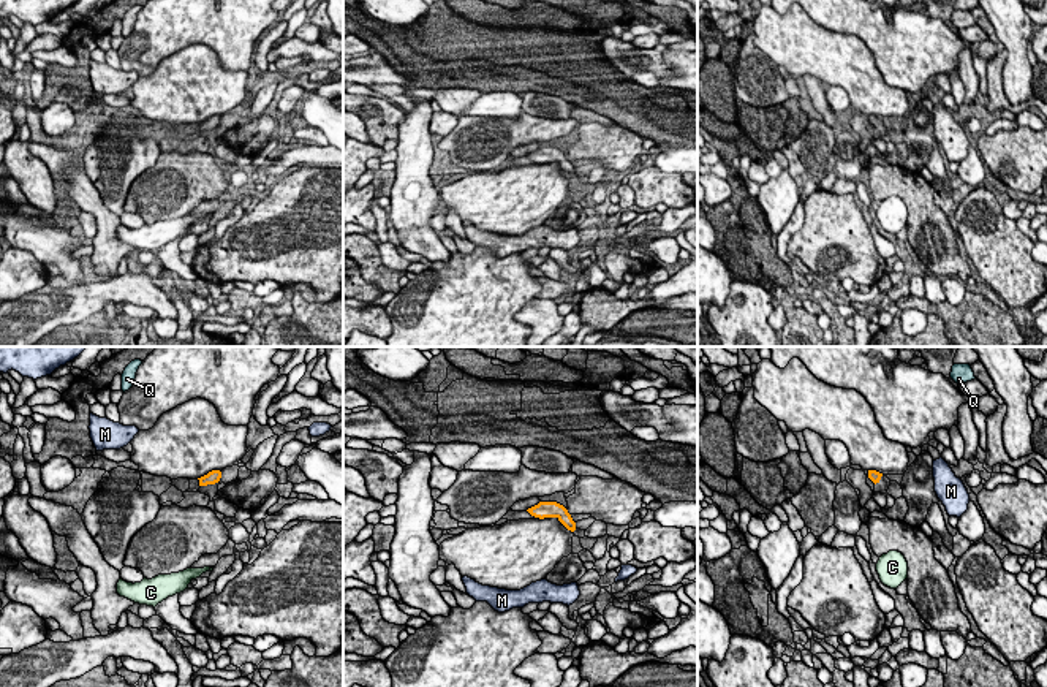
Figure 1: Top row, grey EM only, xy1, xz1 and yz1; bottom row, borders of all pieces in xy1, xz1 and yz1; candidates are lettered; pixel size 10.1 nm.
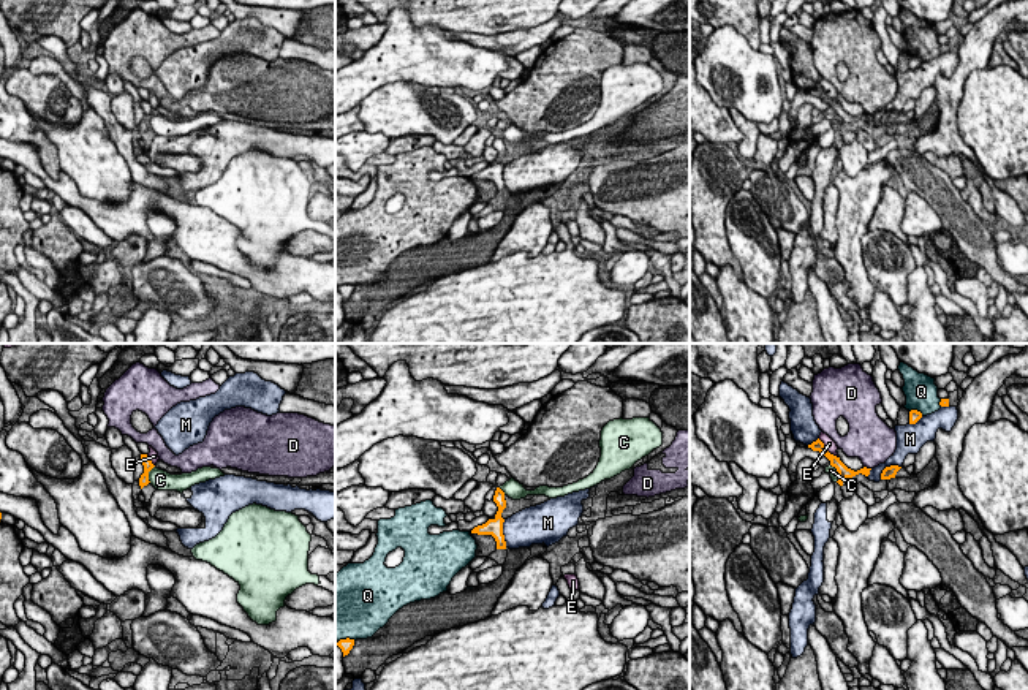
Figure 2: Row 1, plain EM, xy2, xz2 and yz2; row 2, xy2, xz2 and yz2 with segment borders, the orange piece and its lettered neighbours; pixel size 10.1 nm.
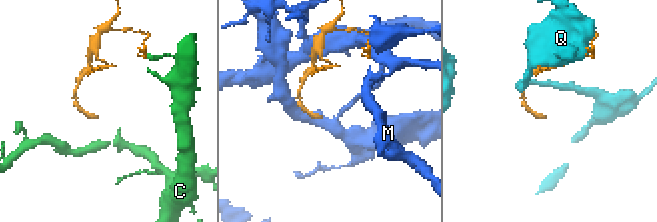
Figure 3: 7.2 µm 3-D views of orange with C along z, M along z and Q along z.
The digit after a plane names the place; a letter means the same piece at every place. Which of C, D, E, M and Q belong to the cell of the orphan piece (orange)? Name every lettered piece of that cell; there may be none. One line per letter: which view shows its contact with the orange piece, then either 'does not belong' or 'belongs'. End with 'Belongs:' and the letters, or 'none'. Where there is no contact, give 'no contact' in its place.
C: contact in xy2; does not belong
D: contact in yz2; does not belong
E: contact in yz2; does not belong
M: contact in xz2; does not belong
Q: contact in xz2; does not belong
Belongs: none

